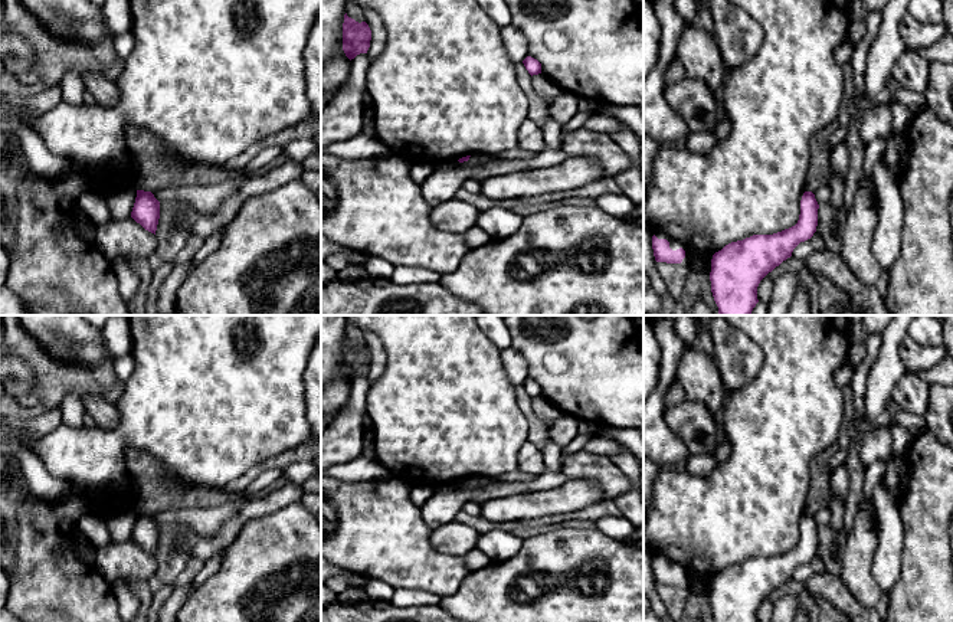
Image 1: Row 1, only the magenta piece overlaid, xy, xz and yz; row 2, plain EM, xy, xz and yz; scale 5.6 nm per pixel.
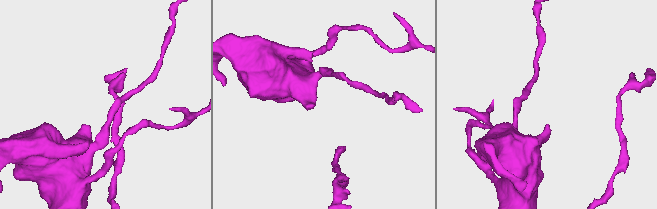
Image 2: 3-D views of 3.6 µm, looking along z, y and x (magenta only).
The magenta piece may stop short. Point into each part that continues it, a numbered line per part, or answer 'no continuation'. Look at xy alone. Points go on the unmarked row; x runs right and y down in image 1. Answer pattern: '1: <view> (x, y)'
no continuation

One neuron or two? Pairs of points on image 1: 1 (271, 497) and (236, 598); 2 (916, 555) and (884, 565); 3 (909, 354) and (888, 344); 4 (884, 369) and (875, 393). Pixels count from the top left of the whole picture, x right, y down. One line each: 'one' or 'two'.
1: two
2: two
3: two
4: one

